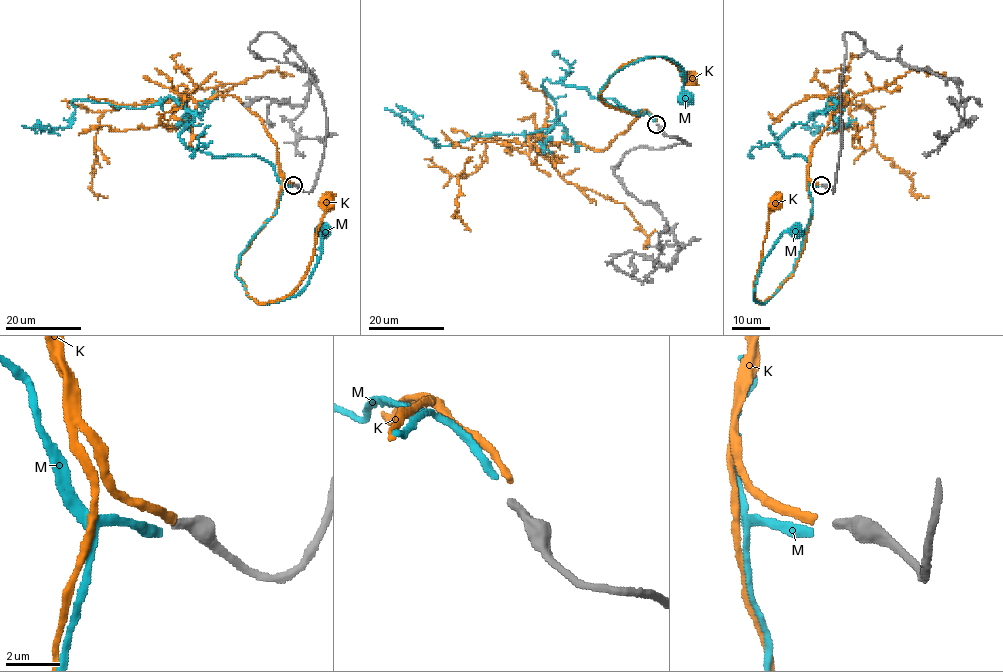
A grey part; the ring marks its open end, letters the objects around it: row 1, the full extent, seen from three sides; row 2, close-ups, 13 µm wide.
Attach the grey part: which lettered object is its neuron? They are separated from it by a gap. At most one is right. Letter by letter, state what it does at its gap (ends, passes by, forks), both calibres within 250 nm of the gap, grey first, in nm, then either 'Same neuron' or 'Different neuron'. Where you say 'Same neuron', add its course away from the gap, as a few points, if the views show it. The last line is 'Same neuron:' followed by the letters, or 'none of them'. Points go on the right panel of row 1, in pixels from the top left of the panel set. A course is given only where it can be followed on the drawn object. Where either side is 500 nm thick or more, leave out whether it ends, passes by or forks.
K: It ends there. Thickness 280 nm (grey) against 280 nm. Different neuron
M: It ends there. Thickness 280 nm (grey) against 320 nm. Different neuron
Same neuron: none of them

